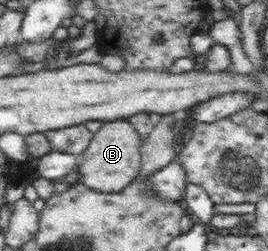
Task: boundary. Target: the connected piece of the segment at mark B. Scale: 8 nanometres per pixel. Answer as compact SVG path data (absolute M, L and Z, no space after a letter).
M129 119L103 122L93 134L90 145L79 154L77 165L78 183L86 188L102 193L118 193L140 173L141 145L143 139L138 135Z

